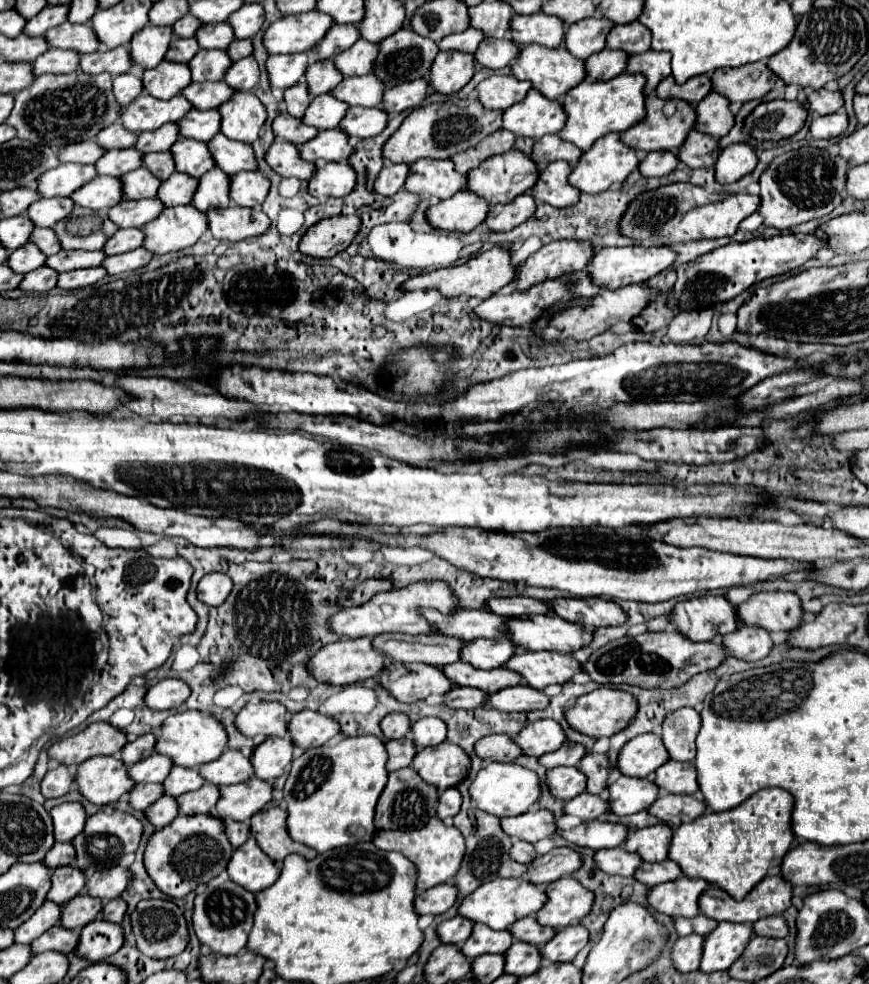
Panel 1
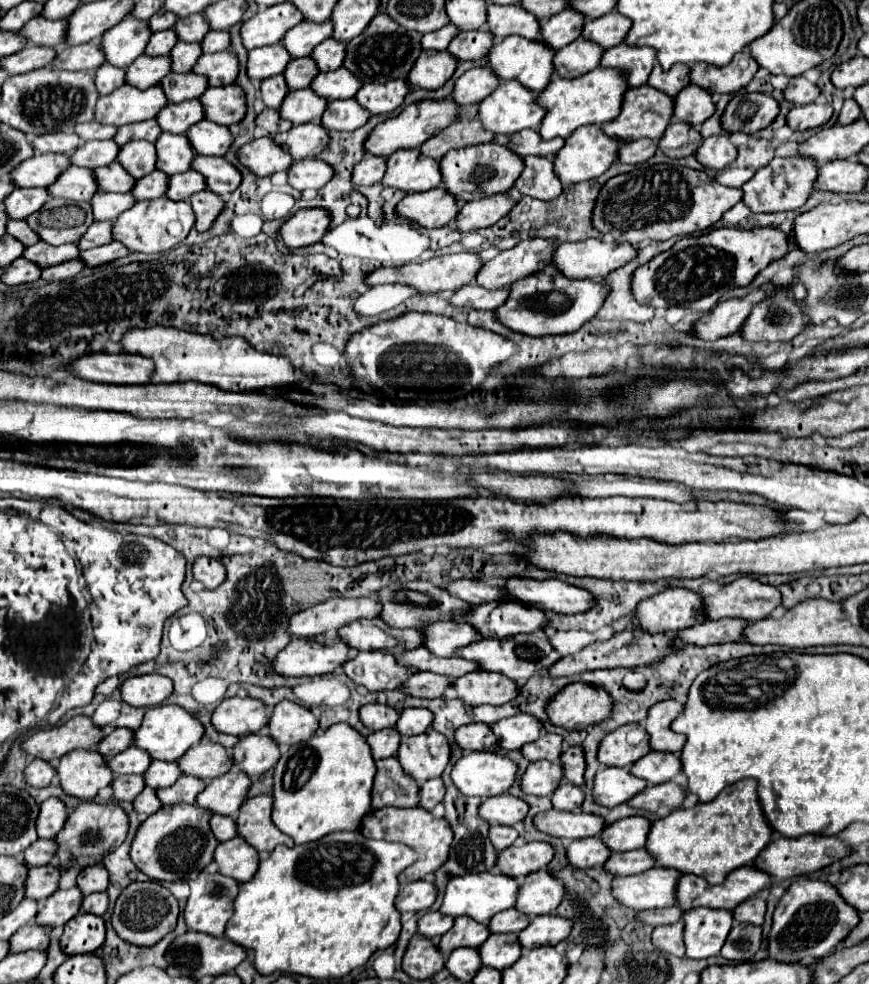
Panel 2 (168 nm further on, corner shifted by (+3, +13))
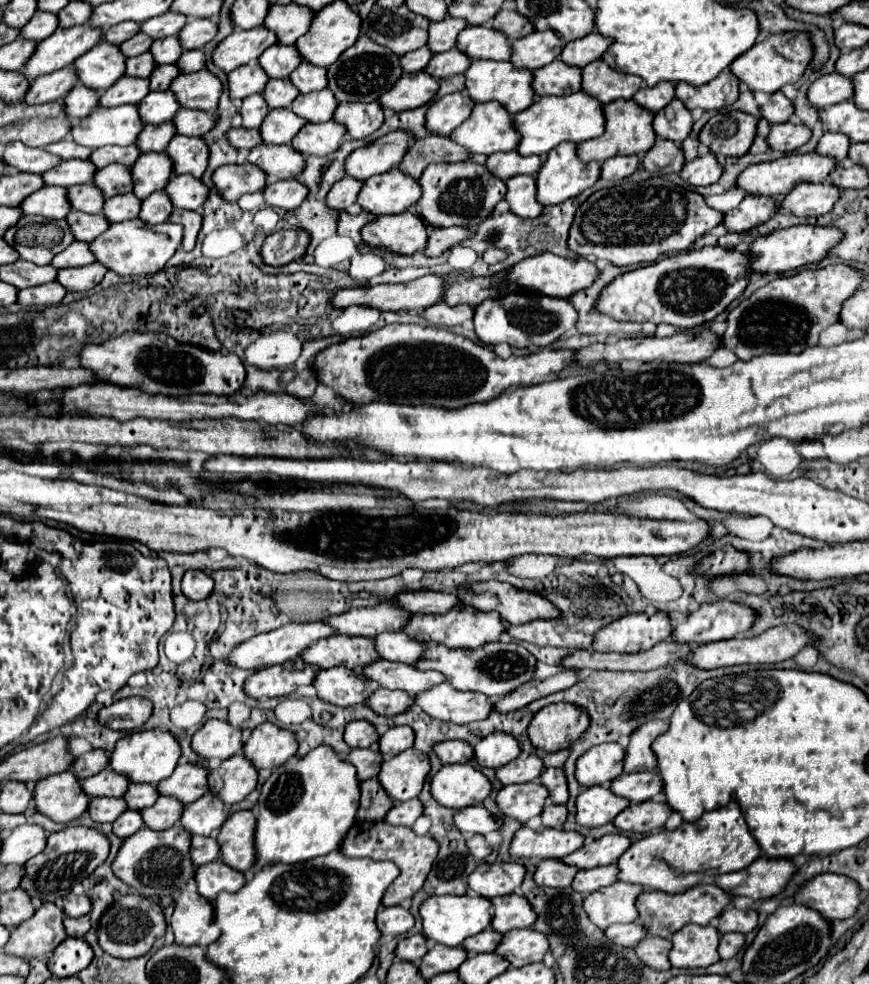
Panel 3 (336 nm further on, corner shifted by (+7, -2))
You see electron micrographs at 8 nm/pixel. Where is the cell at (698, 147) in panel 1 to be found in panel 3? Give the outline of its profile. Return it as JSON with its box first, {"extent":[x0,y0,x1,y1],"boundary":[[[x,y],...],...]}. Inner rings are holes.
{"extent":[642,139,684,173],"boundary":[[[656,139],[654,147],[642,157],[642,169],[650,173],[678,173],[684,165],[684,153],[680,145],[668,139]]]}

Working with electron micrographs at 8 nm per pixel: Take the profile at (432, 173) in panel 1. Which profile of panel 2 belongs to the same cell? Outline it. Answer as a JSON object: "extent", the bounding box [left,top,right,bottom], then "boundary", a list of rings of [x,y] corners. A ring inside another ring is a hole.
{"extent":[382,150,442,192],"boundary":[[[398,150],[388,158],[388,170],[382,178],[384,184],[398,188],[402,192],[424,192],[424,190],[432,190],[436,186],[442,184],[442,176],[440,176],[440,164],[428,156],[420,156],[420,150]]]}

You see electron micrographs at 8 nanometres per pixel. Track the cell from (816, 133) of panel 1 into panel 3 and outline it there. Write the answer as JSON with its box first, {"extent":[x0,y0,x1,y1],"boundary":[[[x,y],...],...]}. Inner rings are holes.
{"extent":[766,123,810,153],"boundary":[[[782,123],[782,125],[772,125],[766,141],[772,151],[780,153],[792,153],[794,149],[802,147],[810,139],[810,129],[804,127],[802,123]]]}

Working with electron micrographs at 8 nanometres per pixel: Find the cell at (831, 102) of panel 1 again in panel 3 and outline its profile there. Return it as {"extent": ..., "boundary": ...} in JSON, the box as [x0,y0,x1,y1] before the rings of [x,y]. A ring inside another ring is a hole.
{"extent":[760,91,794,123],"boundary":[[[776,91],[770,95],[770,101],[760,107],[760,113],[770,123],[786,123],[788,117],[794,113],[794,105],[780,91]]]}

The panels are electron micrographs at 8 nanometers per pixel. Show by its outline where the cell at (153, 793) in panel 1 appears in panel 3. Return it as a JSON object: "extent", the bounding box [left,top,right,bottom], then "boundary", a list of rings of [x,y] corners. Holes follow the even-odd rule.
{"extent":[88,797,126,823],"boundary":[[[94,797],[88,803],[88,813],[94,823],[112,823],[126,811],[126,803],[120,797]]]}

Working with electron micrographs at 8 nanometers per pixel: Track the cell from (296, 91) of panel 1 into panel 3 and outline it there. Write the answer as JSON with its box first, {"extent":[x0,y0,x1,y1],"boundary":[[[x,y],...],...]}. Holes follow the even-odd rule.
{"extent":[238,95,268,129],"boundary":[[[252,95],[242,101],[242,107],[238,109],[238,113],[242,115],[244,129],[258,129],[268,113],[268,105],[264,103],[262,95]]]}

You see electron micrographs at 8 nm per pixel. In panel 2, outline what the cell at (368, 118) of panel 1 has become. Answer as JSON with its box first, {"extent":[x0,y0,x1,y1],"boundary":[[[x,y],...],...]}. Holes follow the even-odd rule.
{"extent":[322,98,370,130],"boundary":[[[356,98],[332,100],[322,116],[322,126],[326,130],[356,130],[362,128],[370,118],[370,112],[364,112]]]}

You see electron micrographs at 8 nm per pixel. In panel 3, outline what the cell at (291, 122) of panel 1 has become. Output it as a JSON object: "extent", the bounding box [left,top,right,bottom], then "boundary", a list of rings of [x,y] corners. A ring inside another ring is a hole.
{"extent":[226,127,262,149],"boundary":[[[244,127],[230,129],[228,135],[226,135],[226,139],[236,149],[252,149],[252,147],[256,147],[256,145],[262,143],[258,129],[244,129]]]}

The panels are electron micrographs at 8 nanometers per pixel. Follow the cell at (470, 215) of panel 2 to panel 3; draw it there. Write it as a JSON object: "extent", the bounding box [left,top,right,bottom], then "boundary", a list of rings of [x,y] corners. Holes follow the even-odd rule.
{"extent":[424,227,468,257],"boundary":[[[448,227],[448,229],[430,229],[428,243],[424,247],[426,257],[438,257],[452,245],[458,245],[462,239],[468,237],[468,231],[462,227]]]}

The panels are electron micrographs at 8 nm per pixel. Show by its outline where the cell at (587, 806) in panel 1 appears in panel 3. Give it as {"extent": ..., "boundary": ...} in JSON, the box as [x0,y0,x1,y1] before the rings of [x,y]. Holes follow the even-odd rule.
{"extent":[540,803,568,829],"boundary":[[[546,803],[544,813],[542,813],[540,817],[542,817],[542,825],[544,825],[544,827],[554,827],[554,829],[558,829],[558,827],[562,827],[562,825],[564,825],[566,815],[568,815],[566,805]]]}

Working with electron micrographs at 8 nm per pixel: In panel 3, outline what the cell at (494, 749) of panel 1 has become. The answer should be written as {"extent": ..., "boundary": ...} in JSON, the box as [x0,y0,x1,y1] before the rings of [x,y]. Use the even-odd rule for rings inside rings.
{"extent":[434,741,474,763],"boundary":[[[444,741],[434,747],[440,763],[468,763],[474,757],[474,749],[464,741]]]}

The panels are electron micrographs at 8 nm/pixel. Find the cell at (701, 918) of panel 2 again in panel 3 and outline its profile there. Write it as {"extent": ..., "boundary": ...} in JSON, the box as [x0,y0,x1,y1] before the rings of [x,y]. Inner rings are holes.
{"extent":[670,925,718,967],"boundary":[[[684,925],[672,937],[670,963],[672,967],[708,967],[716,963],[718,957],[718,929],[714,925]]]}

